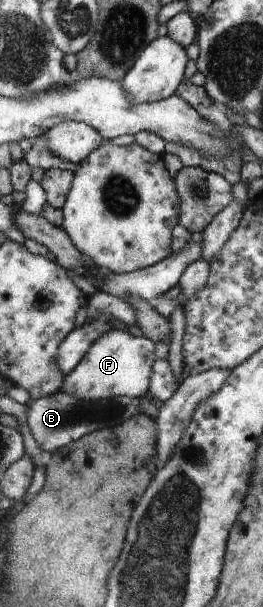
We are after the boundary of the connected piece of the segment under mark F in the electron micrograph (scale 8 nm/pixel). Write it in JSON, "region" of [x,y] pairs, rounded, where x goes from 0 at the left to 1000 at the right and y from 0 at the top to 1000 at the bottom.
{"region":[[[430,542],[350,563],[327,586],[297,596],[278,613],[247,619],[240,646],[281,649],[297,659],[342,662],[468,651],[510,657],[540,656],[563,646],[586,601],[586,567],[559,555]]]}

